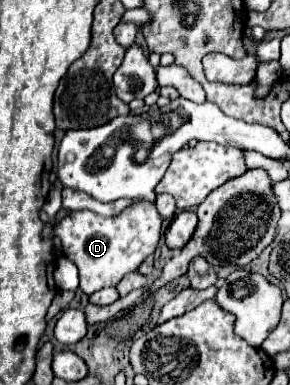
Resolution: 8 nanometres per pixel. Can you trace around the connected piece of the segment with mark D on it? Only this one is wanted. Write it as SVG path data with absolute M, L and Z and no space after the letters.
M137 200L111 218L89 210L71 212L69 216L57 220L53 232L61 238L63 254L79 268L79 288L89 296L105 286L117 286L125 274L135 272L139 264L155 252L161 236L161 222L163 218L153 202Z

